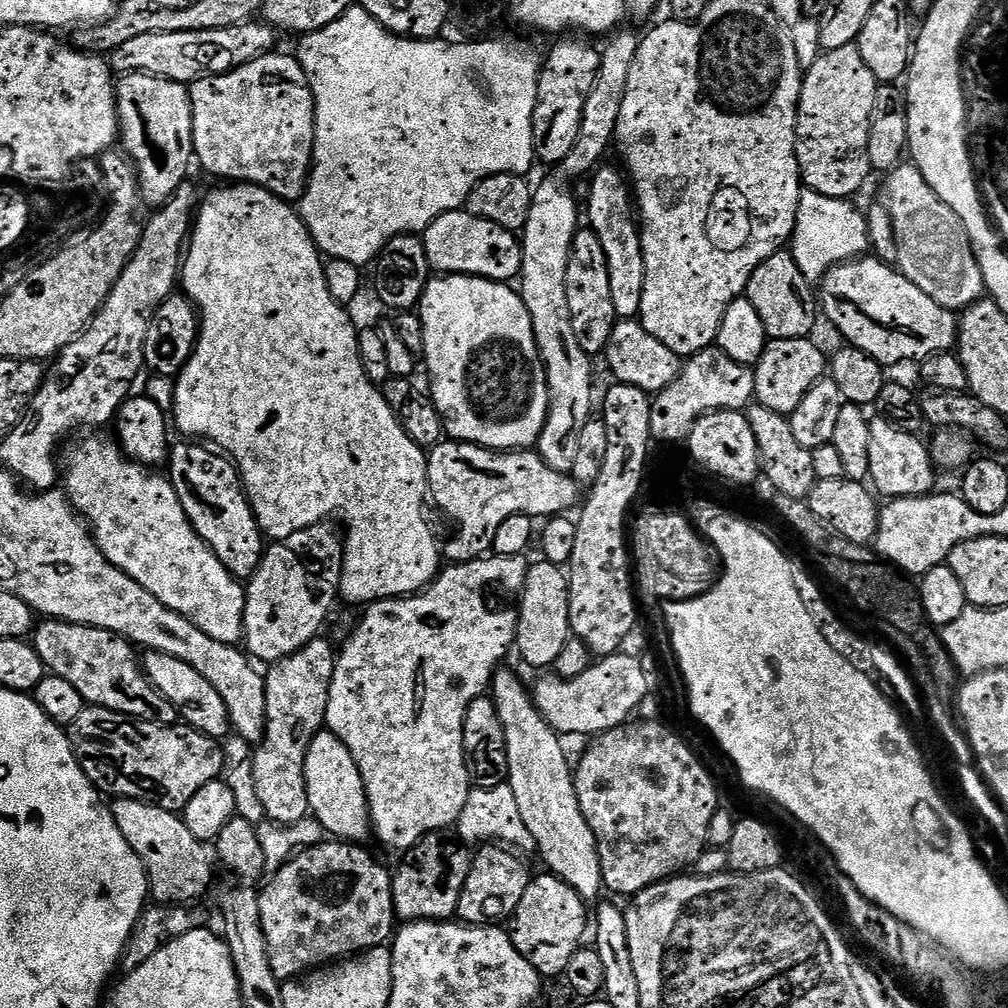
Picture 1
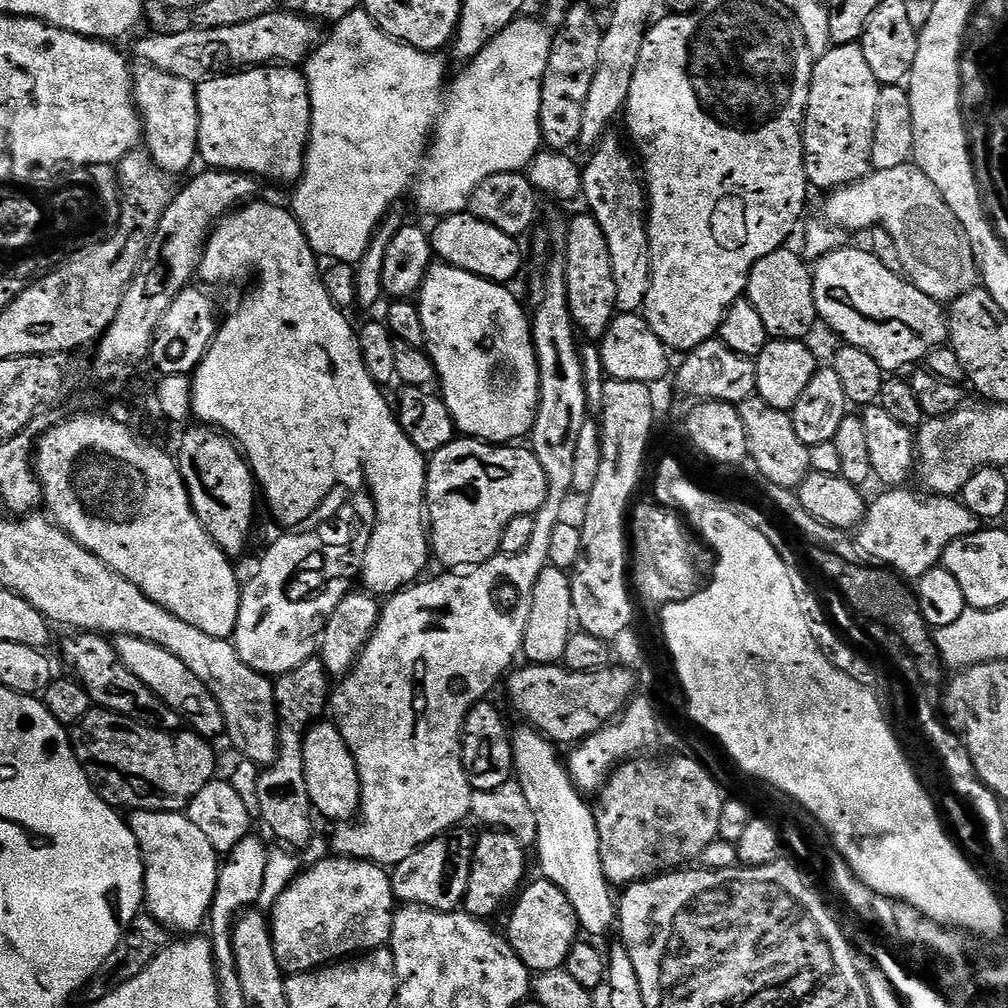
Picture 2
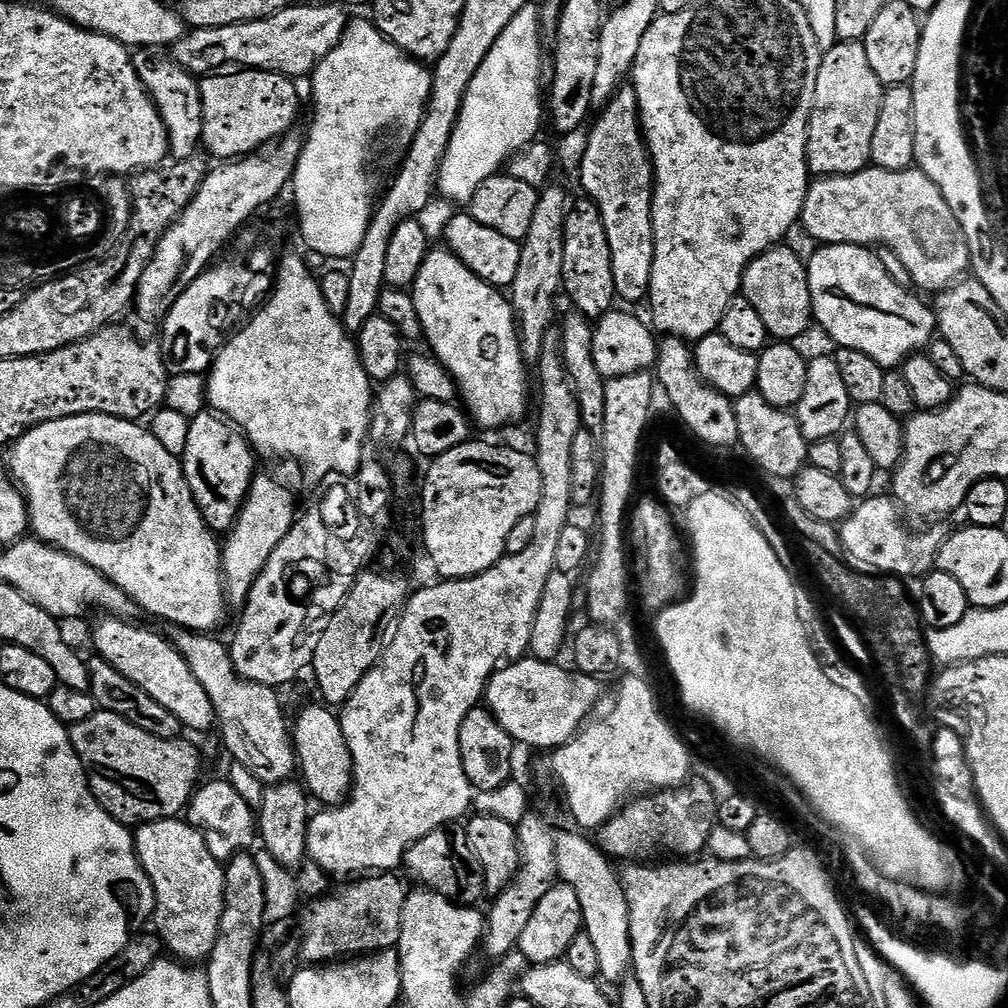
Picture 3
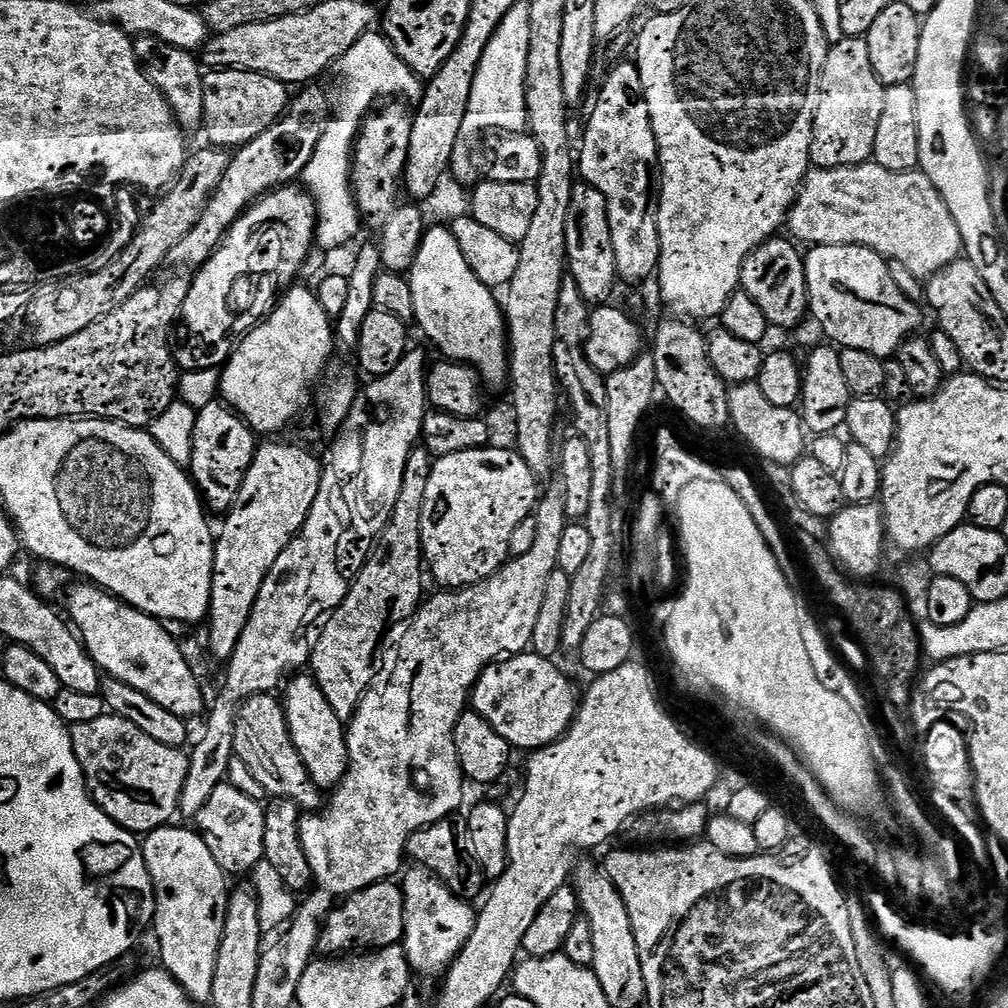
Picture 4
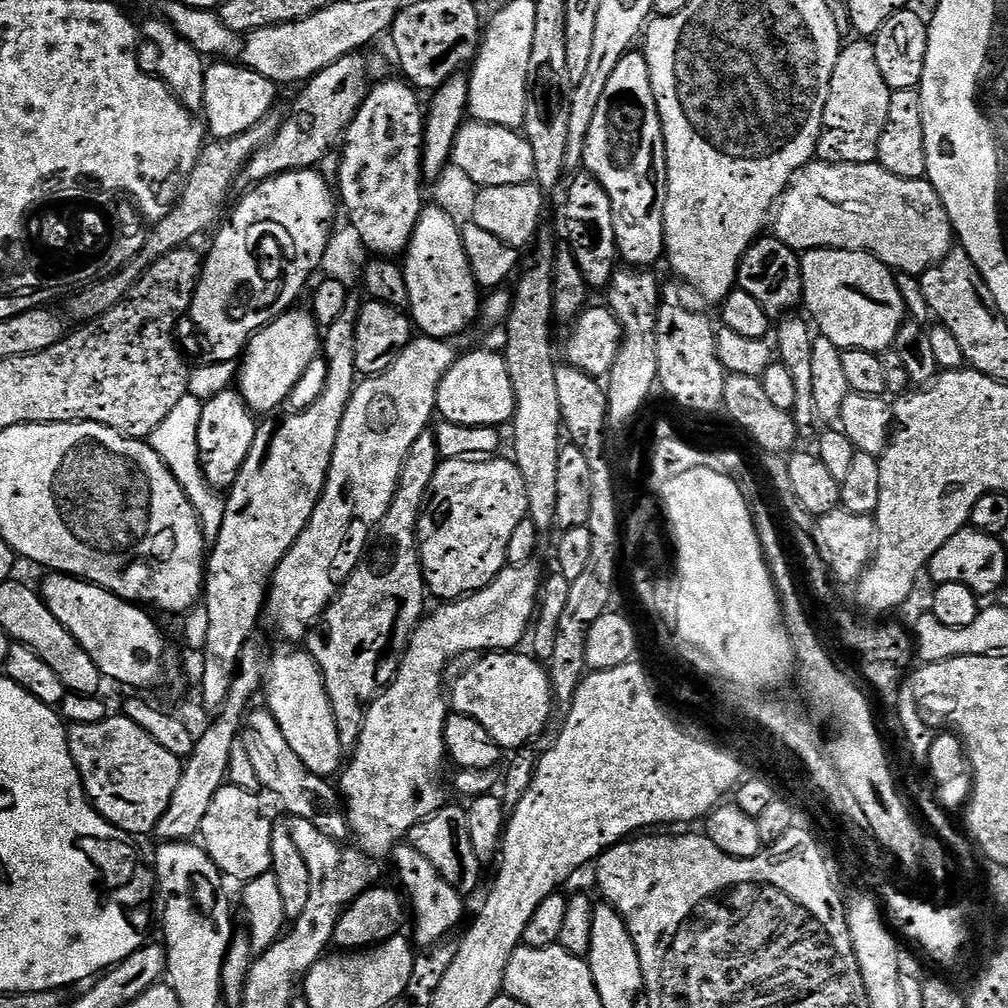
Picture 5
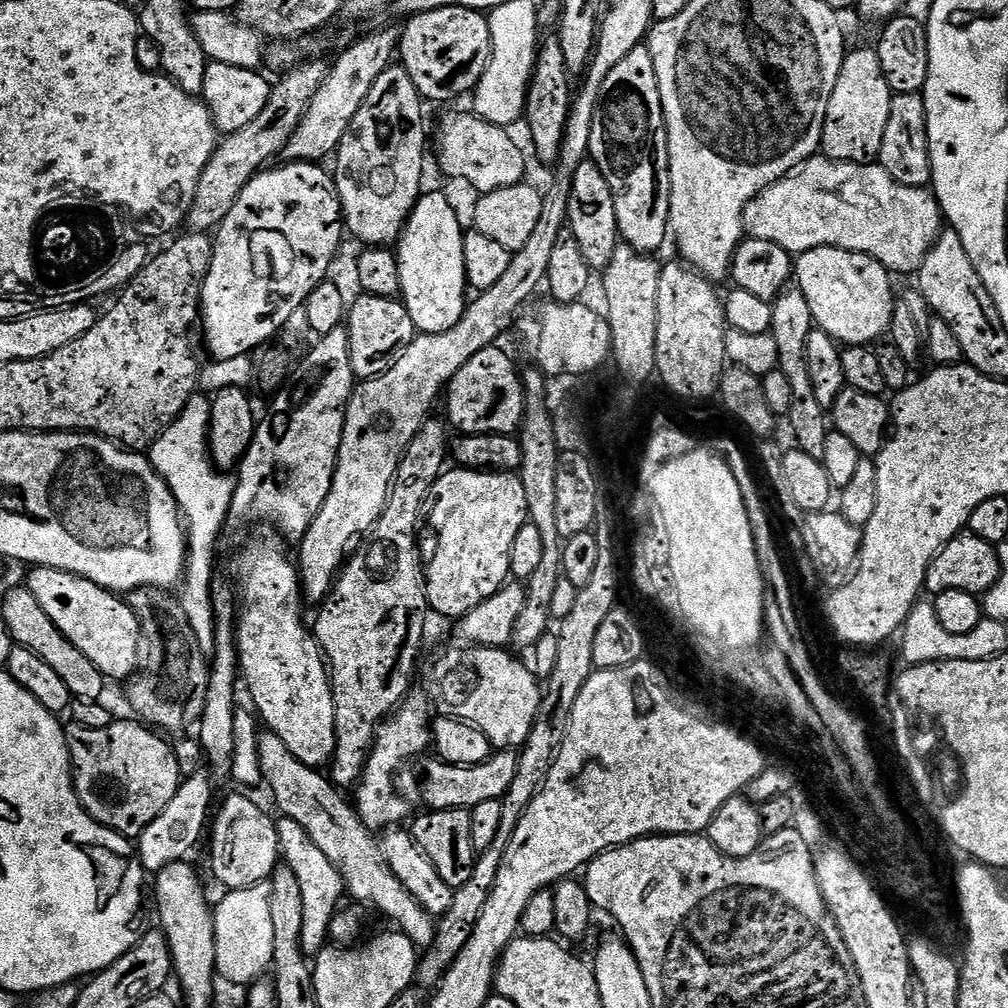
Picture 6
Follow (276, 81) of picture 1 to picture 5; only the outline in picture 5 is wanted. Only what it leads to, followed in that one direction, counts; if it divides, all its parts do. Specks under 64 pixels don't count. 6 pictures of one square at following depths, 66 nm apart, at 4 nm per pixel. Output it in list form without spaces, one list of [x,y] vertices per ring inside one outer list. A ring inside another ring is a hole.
[[[228,62],[209,63],[204,70],[206,98],[204,99],[202,120],[207,131],[218,140],[234,138],[238,134],[250,130],[277,107],[278,86],[273,80],[262,78],[262,74],[245,68],[239,63],[236,63],[237,65],[224,63]]]

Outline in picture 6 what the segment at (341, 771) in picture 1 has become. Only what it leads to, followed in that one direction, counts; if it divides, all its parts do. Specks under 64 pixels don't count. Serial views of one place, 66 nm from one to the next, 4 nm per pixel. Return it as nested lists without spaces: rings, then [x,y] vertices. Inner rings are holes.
[[[264,526],[257,536],[248,540],[248,545],[236,556],[236,580],[238,585],[239,616],[236,629],[236,645],[240,648],[240,670],[242,680],[248,683],[252,695],[251,707],[262,714],[262,724],[286,742],[290,754],[306,766],[319,769],[331,761],[336,749],[336,727],[334,726],[334,698],[332,682],[320,643],[304,625],[300,617],[302,601],[302,576],[295,559],[288,557],[285,541],[271,527]]]

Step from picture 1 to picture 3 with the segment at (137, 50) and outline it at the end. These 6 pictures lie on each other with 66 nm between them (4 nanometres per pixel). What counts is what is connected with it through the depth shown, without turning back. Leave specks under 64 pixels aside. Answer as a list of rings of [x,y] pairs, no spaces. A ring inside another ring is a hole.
[[[300,2],[264,20],[221,28],[198,28],[171,45],[170,55],[197,78],[211,76],[229,66],[257,72],[281,72],[289,78],[308,78],[322,58],[338,46],[348,29],[349,13],[339,3],[336,4],[324,4],[319,8],[316,4]]]

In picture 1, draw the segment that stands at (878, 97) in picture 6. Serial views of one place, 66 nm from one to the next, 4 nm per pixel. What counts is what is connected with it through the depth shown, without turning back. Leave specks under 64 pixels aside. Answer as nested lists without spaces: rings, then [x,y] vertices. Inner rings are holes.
[[[855,44],[839,50],[821,51],[819,58],[804,72],[800,104],[796,107],[796,157],[800,179],[809,192],[817,192],[835,200],[855,197],[855,192],[873,175],[868,153],[870,118],[874,114],[874,94],[878,82],[862,62],[862,54]]]

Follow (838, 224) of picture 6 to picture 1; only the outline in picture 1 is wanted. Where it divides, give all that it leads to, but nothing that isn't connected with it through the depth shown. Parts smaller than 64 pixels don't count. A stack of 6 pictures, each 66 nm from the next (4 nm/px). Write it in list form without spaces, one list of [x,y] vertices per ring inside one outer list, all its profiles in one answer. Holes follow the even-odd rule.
[[[901,163],[899,168],[887,173],[886,180],[886,203],[898,242],[898,258],[895,263],[898,271],[910,282],[914,282],[918,290],[930,294],[930,298],[934,298],[934,302],[944,308],[963,310],[985,299],[984,275],[972,246],[972,237],[962,218],[958,218],[958,214],[954,214],[954,210],[950,210],[942,198],[938,198],[915,164]]]

